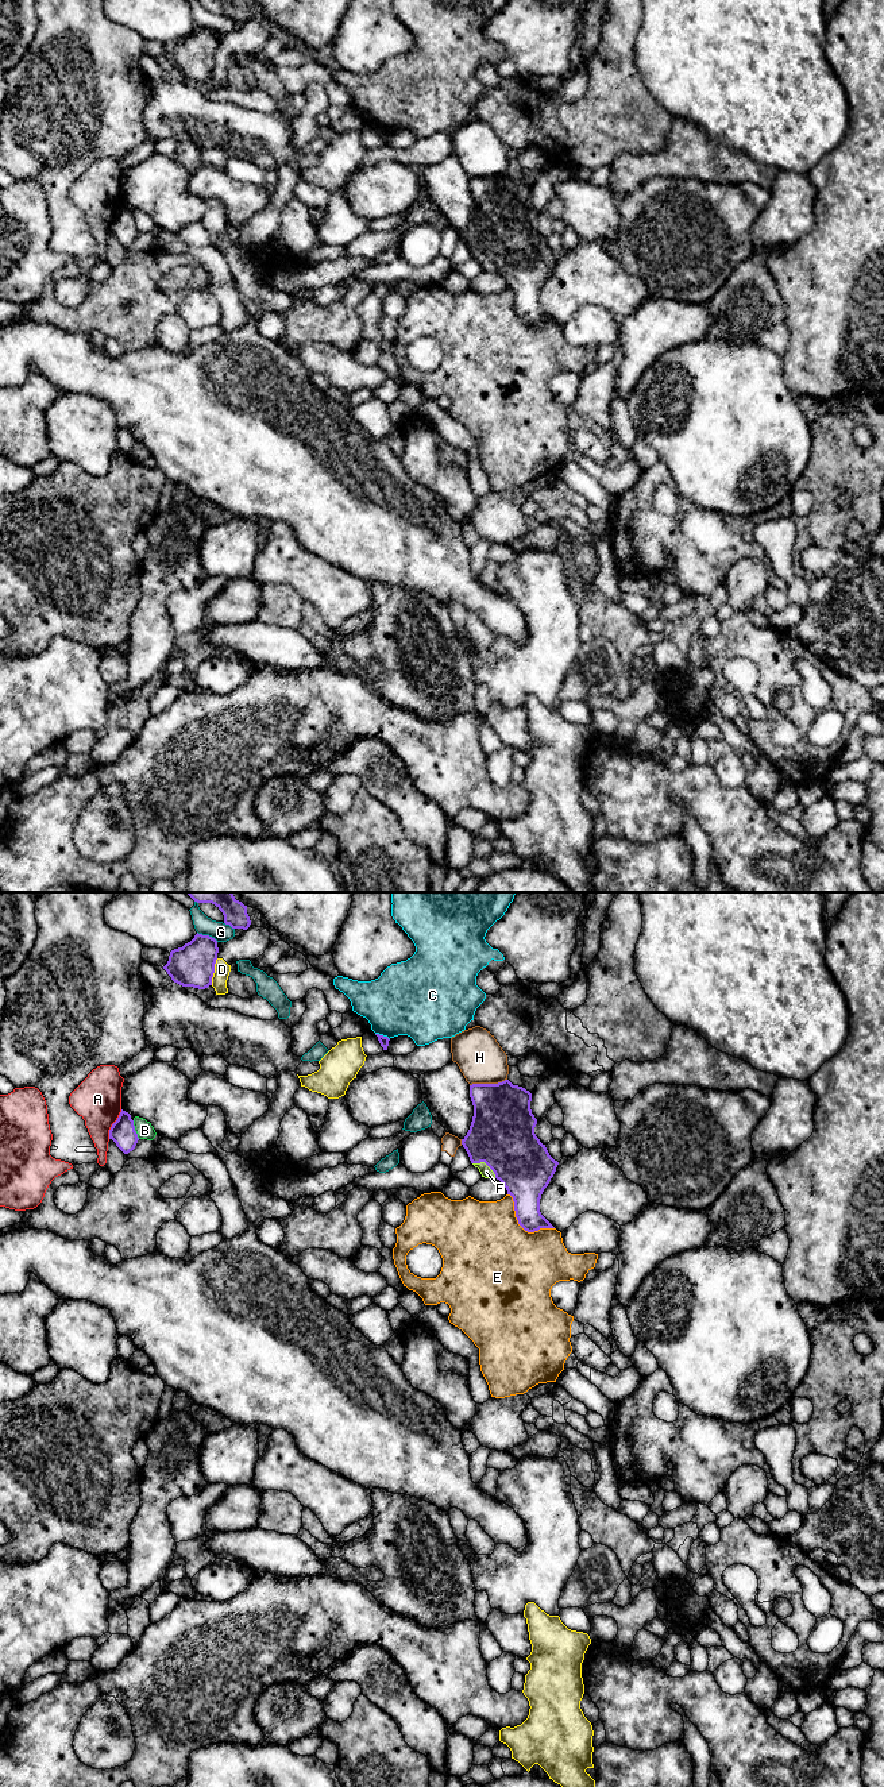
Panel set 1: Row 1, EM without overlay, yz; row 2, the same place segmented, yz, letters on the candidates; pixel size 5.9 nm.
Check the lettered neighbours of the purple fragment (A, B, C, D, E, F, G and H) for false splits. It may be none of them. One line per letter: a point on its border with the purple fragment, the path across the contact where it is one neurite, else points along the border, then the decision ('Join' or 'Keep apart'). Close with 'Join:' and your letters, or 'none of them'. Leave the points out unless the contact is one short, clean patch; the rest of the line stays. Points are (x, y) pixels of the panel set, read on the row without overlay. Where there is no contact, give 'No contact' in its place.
A: Touches purple at yz (112, 217). Keep apart
B: Touches purple at yz (134, 223). Keep apart
C: Touches purple at yz (382, 128). Keep apart
D: Touches purple at yz (213, 65). Keep apart
E: Touches purple at yz (521, 319). Keep apart
F: Touches purple at yz (486, 257). Path across: yz (502, 228), (500, 243), (486, 257), (486, 265). Join
G: Touches purple at yz (208, 29). Keep apart
H: Touches purple at yz (487, 177). Keep apart
Join: F

